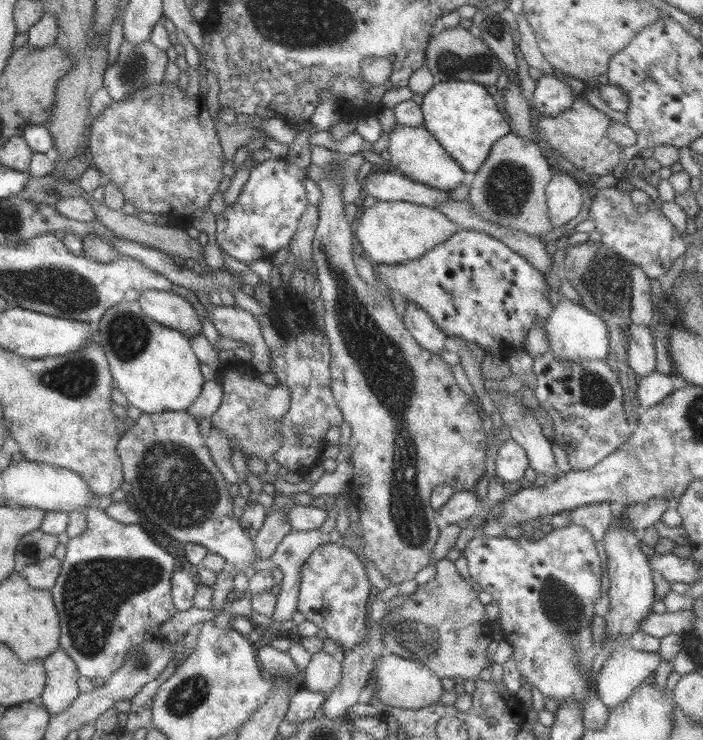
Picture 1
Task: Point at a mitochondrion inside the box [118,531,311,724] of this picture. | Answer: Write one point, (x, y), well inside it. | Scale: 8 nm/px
(184, 698)

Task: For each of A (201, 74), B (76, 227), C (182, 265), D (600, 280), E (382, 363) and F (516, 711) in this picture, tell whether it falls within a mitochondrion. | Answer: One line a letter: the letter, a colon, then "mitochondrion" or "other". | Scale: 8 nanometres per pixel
A: other
B: other
C: other
D: mitochondrion
E: mitochondrion
F: other

